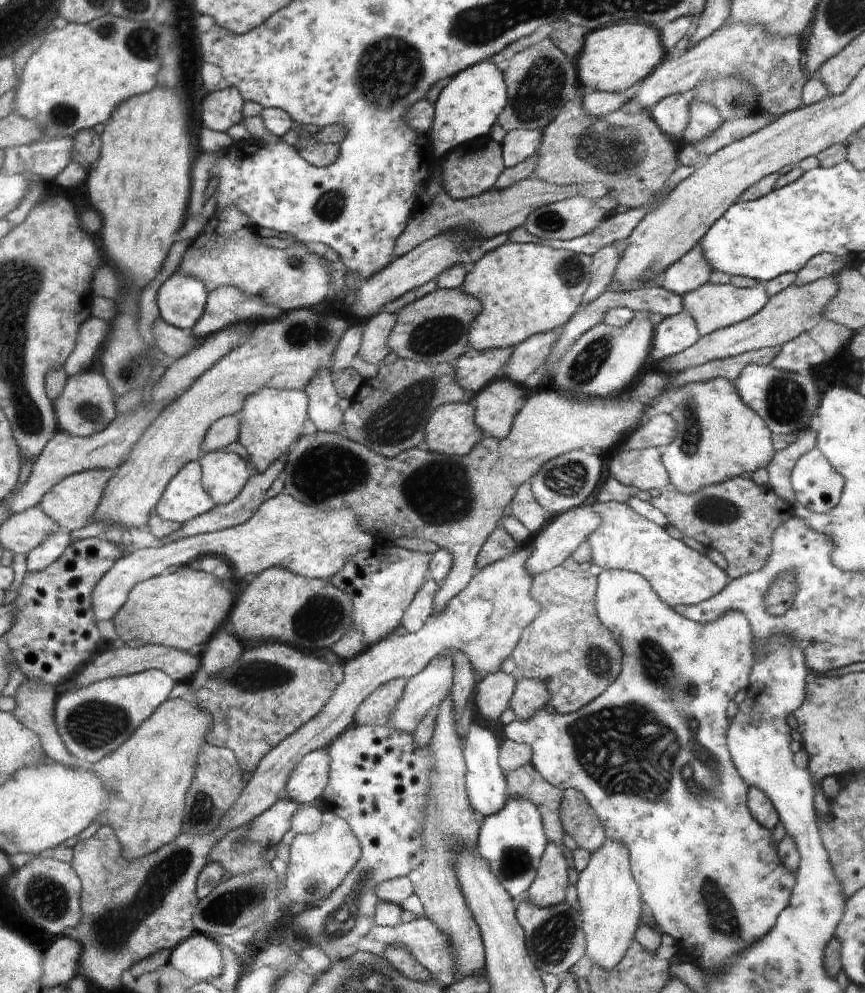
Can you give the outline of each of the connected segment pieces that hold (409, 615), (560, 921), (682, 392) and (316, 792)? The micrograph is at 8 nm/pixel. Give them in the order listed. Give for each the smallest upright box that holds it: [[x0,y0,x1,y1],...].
[[402,578,439,633],[516,898,587,975],[662,378,775,493],[286,748,331,805]]

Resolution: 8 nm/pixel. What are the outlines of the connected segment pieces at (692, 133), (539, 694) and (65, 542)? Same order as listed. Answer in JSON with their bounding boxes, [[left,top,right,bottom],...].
[[681,99,723,143],[510,677,550,720],[28,526,74,574]]

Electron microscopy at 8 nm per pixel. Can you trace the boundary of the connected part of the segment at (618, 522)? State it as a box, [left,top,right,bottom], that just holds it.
[587,502,730,608]

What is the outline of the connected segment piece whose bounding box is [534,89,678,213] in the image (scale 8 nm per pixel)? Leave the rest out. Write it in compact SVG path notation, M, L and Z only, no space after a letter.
M584 89L580 91L580 95L566 104L559 112L558 118L552 119L543 129L534 178L557 185L604 183L610 188L606 195L612 197L617 204L629 209L645 209L646 213L656 210L666 198L663 196L663 189L672 174L672 162L678 160L674 143L670 144L670 140L662 134L663 129L654 122L648 111L631 114L618 109L604 116L594 116L583 104L583 92Z

